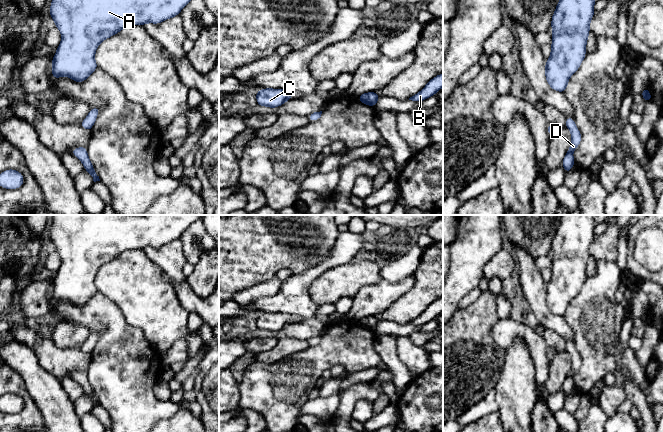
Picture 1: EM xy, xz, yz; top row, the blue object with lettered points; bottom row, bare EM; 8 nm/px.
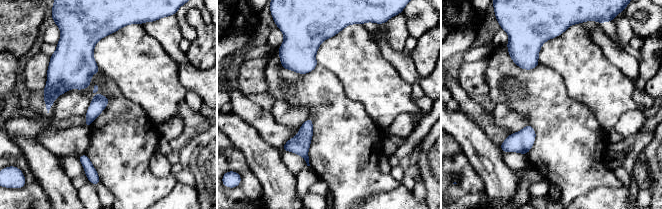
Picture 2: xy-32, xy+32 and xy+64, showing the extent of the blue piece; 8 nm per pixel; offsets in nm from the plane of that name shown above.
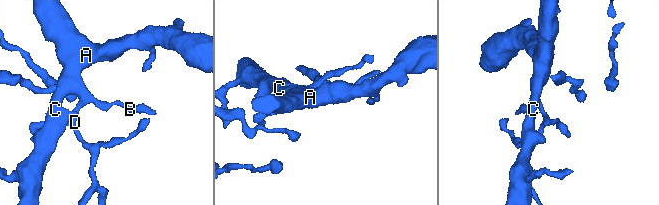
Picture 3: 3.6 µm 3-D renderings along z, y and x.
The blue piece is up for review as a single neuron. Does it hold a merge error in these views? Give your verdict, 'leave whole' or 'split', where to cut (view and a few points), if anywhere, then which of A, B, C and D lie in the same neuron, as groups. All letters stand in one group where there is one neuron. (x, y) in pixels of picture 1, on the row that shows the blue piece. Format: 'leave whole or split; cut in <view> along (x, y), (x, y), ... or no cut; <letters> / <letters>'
leave whole; no cut; A B C D

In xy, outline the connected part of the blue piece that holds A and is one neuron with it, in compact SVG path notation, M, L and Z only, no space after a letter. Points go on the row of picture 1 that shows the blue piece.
M52 0L49 8L62 39L52 58L54 79L67 76L84 82L97 68L95 52L99 44L130 25L159 24L173 18L191 0Z

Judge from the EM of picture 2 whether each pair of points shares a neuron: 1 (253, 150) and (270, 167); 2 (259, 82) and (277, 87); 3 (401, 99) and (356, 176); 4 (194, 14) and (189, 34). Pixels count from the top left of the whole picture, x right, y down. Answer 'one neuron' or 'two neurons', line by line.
1: one neuron
2: two neurons
3: two neurons
4: two neurons

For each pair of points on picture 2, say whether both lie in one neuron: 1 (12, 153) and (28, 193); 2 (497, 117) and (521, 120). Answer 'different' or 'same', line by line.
1: same
2: same

